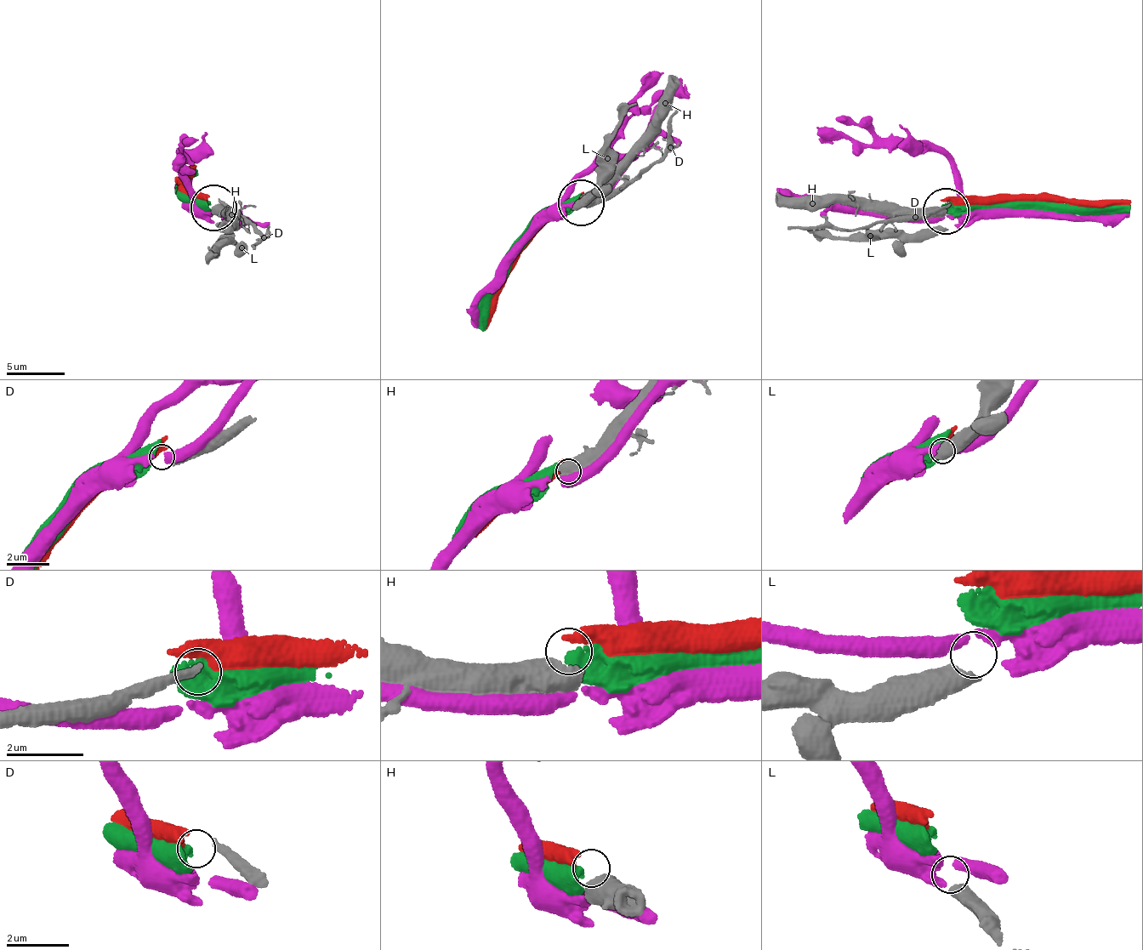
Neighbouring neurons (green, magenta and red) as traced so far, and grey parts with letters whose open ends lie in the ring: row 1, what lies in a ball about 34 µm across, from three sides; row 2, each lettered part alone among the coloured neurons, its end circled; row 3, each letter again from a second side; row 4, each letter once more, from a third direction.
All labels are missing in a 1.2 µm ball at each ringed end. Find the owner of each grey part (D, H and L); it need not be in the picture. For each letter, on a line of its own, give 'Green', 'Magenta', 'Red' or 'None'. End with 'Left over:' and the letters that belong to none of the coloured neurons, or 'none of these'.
D: None
H: Green
L: Magenta
Left over: D

